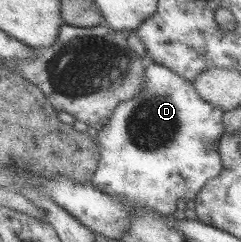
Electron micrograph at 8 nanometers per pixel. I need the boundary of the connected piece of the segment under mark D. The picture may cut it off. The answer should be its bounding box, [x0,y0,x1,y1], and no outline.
[90,58,224,215]

